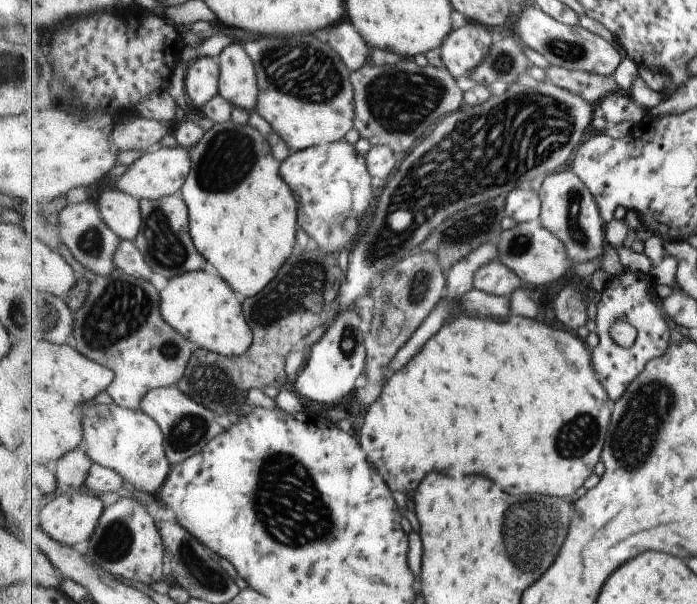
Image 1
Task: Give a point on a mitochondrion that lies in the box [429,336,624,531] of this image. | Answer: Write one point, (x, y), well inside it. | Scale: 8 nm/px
(577, 435)

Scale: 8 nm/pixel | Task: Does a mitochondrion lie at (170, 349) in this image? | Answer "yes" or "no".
yes

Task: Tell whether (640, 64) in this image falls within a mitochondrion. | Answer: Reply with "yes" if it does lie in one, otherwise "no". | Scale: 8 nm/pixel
no

